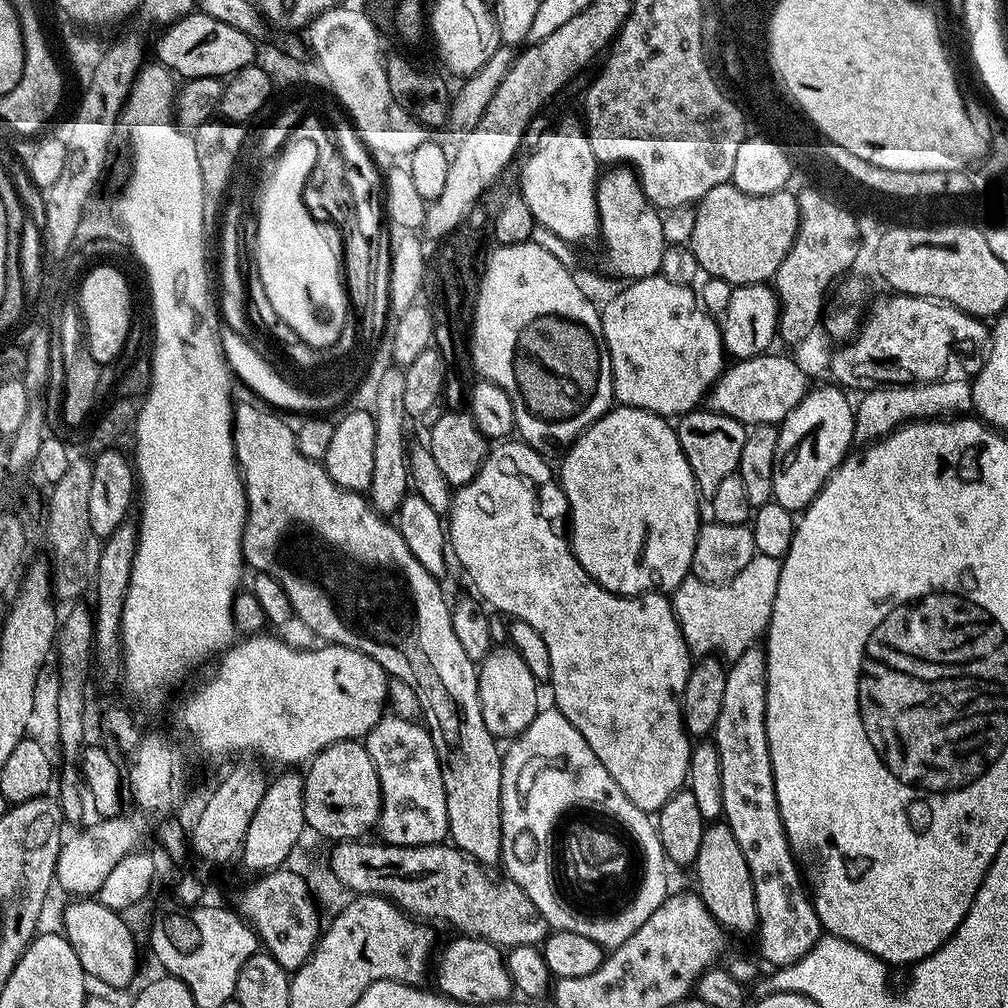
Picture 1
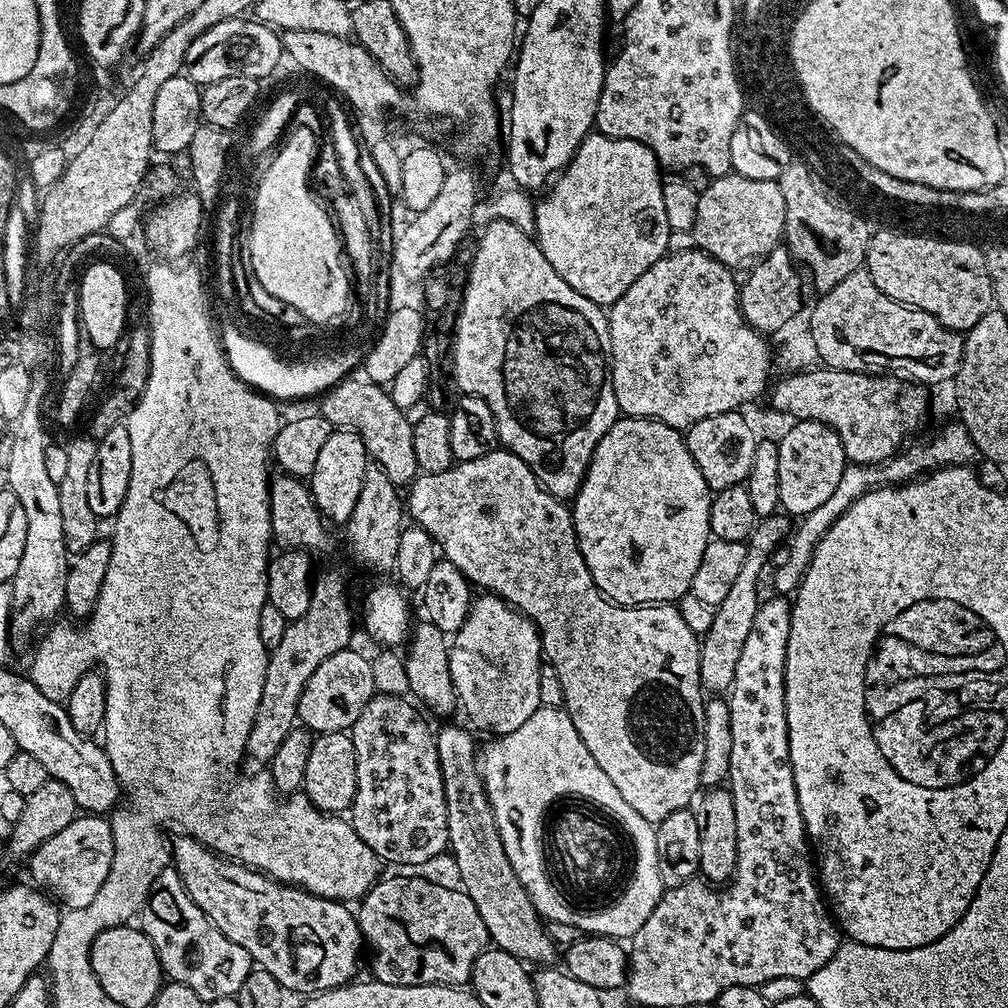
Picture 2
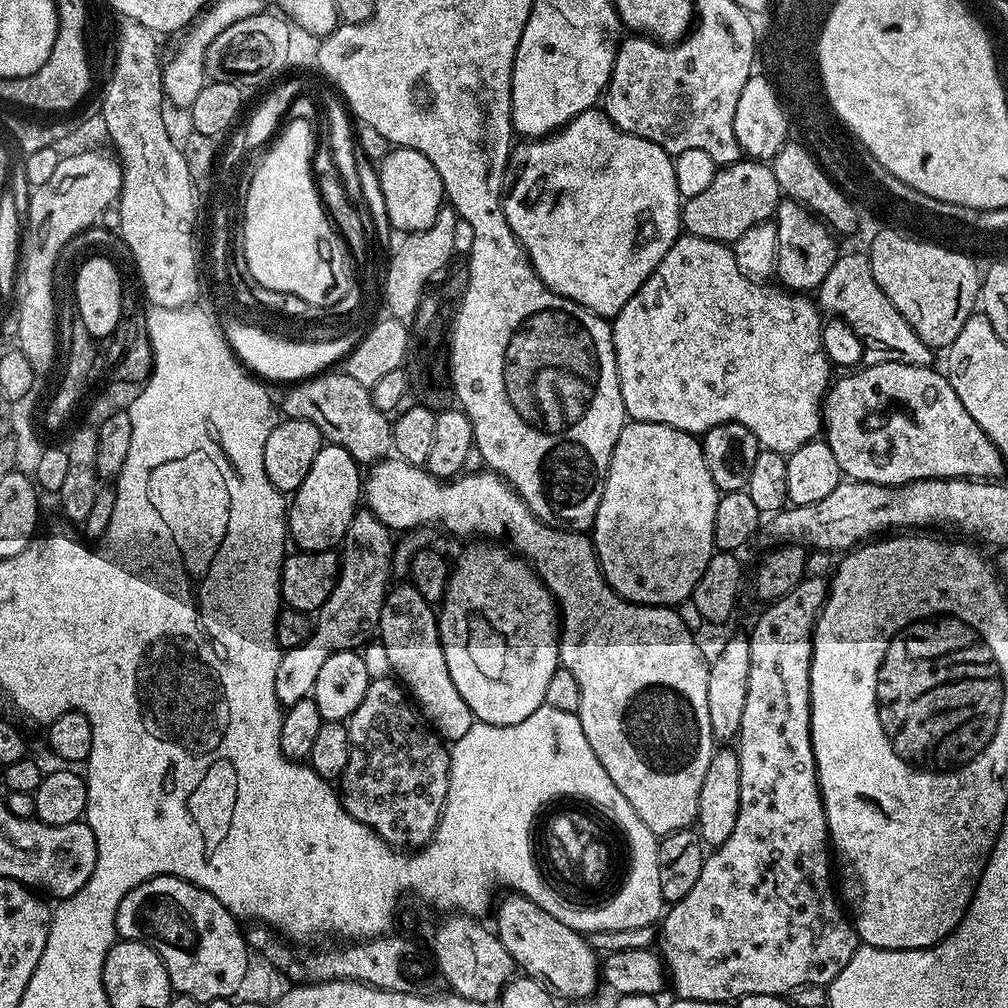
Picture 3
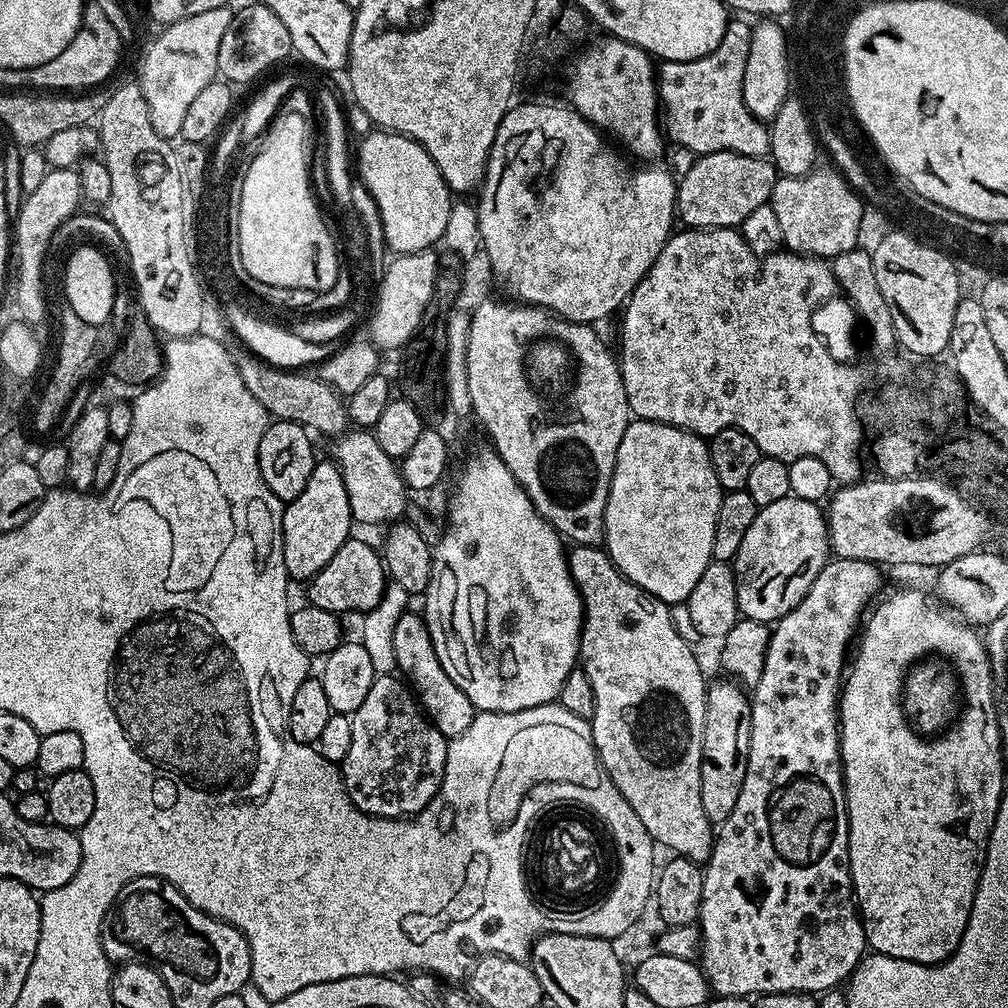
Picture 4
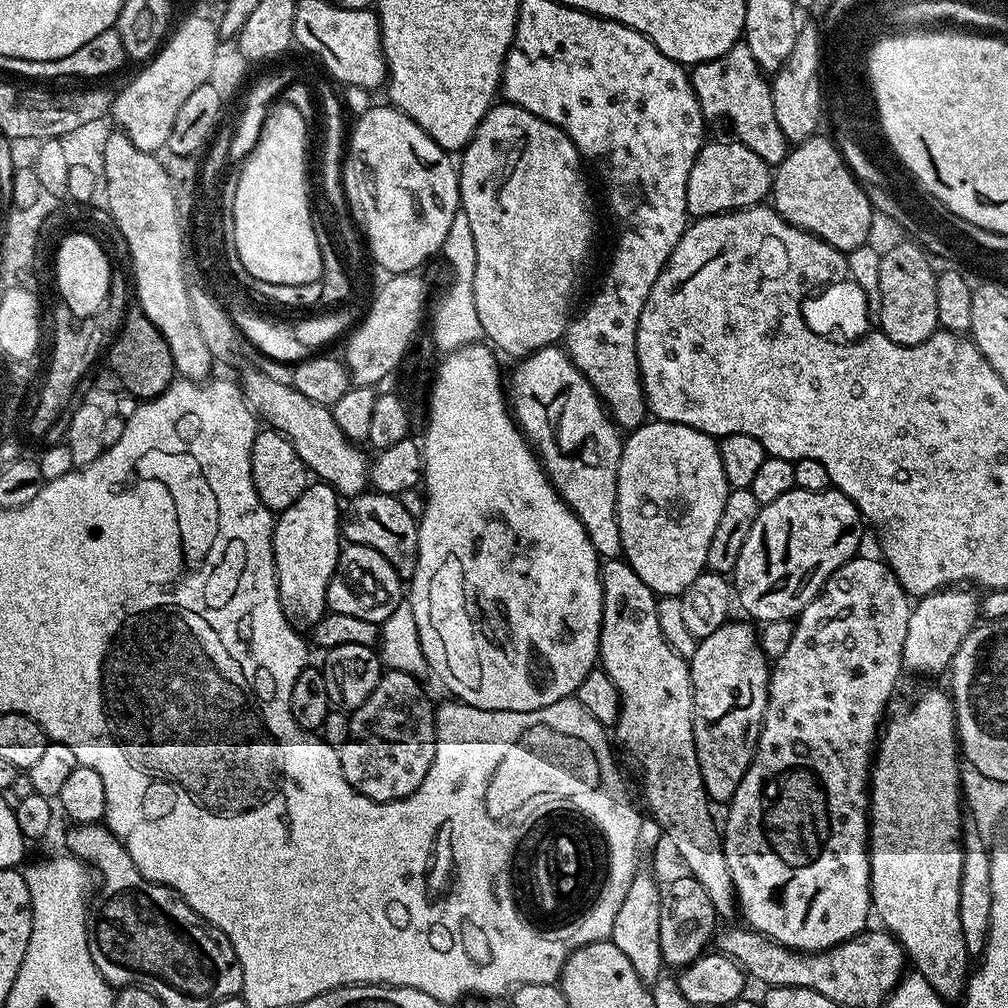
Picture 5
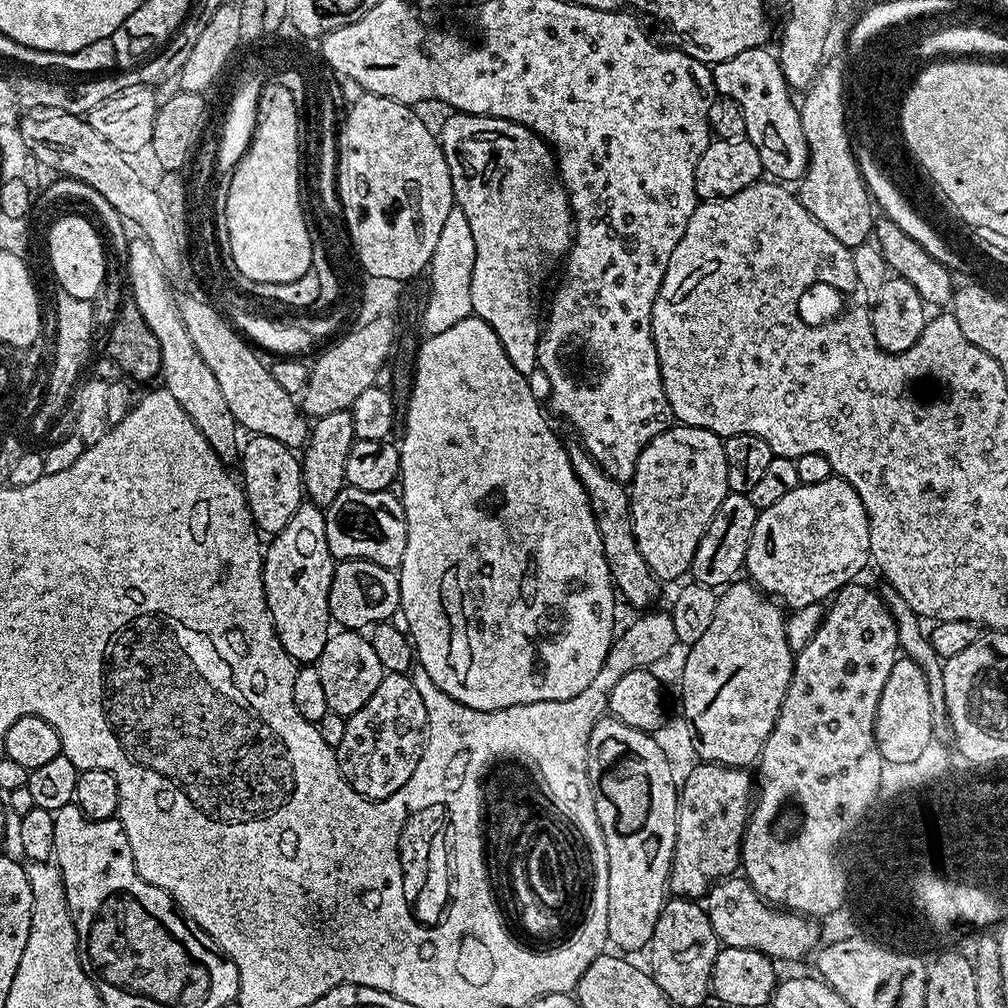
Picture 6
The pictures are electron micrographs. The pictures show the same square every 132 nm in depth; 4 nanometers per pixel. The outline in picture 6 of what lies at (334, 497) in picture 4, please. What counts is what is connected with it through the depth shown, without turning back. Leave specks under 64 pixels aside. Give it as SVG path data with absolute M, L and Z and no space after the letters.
M301 502L298 510L294 510L294 518L286 522L286 526L271 537L272 545L267 545L264 557L264 597L268 603L268 613L272 615L272 628L276 632L282 650L297 665L312 666L319 661L322 650L330 635L330 582L334 557L330 554L330 546L326 542L326 522L324 508L311 502Z

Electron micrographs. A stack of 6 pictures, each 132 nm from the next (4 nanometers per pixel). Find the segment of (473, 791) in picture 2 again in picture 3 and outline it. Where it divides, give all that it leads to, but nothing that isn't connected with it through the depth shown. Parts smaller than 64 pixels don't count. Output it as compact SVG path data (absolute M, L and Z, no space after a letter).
M508 894L504 901L497 903L494 931L502 946L512 955L512 961L523 975L532 976L546 986L557 998L565 996L568 1002L582 1000L593 995L598 984L598 956L587 944L581 933L574 931L560 916L546 914L542 906L530 902L530 898L519 894Z

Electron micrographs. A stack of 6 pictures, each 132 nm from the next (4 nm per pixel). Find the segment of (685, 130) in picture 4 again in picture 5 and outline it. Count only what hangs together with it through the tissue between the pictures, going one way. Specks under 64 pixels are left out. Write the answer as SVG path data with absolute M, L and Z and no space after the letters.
M743 42L736 44L718 58L695 65L691 69L690 79L700 108L709 121L716 120L719 116L725 116L732 123L733 130L736 131L735 139L739 143L745 144L750 150L754 150L754 154L758 154L758 158L762 158L769 166L780 164L788 157L790 145L782 134L781 128L778 127L778 118L774 118L774 102L769 77L760 69L758 62L754 62L754 54L750 54L750 50Z

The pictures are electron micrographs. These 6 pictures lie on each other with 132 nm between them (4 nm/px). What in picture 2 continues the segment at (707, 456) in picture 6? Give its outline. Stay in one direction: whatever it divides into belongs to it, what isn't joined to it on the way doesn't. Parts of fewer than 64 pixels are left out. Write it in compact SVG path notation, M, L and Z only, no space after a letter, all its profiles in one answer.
M618 418L614 422L614 426L610 426L610 430L606 430L606 434L602 434L602 442L598 442L598 446L594 450L588 473L584 475L582 486L570 504L580 553L594 582L600 587L600 591L609 600L625 606L671 604L679 602L683 596L689 595L694 582L694 574L698 571L698 566L702 562L702 553L705 552L710 539L708 527L710 526L710 506L713 495L712 489L706 486L706 478L702 478L702 470L698 470L698 462L694 462L694 458L690 454L687 439L682 435L681 429L671 428L657 420Z

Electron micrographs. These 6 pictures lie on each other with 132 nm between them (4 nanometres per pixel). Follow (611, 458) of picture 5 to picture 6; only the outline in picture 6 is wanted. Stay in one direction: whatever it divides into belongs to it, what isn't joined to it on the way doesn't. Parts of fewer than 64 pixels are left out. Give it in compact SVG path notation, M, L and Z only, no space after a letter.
M579 442L567 445L568 457L582 482L582 486L588 495L588 501L592 503L592 513L598 526L598 534L602 538L602 550L606 554L606 566L612 575L612 583L619 595L628 604L640 608L636 610L648 610L653 607L656 600L656 587L658 581L652 573L650 566L646 564L646 558L642 556L642 550L638 550L638 542L634 538L632 529L632 506L630 492L621 481L610 478L590 458L590 454Z

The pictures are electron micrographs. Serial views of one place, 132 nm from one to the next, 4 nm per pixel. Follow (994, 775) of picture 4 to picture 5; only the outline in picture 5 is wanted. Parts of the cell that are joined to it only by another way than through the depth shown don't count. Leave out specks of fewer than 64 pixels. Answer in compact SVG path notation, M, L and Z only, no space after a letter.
M928 688L905 712L900 712L892 721L883 725L878 747L870 769L870 827L868 830L868 865L870 866L870 890L872 891L871 911L881 920L883 927L896 938L896 943L904 949L905 957L915 971L941 996L949 1002L956 1002L964 995L970 975L970 957L966 942L963 941L962 925L959 921L959 887L962 886L964 849L961 845L962 835L962 793L960 774L962 771L962 753L958 743L956 730L956 707L952 705L952 697L940 688Z

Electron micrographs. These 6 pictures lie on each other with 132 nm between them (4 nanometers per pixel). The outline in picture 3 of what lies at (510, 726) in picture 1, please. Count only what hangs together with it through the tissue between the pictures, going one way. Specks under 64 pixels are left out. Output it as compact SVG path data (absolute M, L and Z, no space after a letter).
M476 542L473 548L468 548L460 556L460 561L455 561L454 567L451 569L448 577L448 585L444 591L444 599L440 601L438 605L438 619L440 621L440 641L442 642L442 650L446 654L446 666L450 666L450 678L454 678L454 686L458 686L458 694L462 694L462 698L466 698L466 706L470 706L473 717L481 724L493 724L494 726L510 726L511 724L517 724L522 722L522 718L530 718L530 714L534 714L534 710L545 707L544 699L546 698L546 686L550 683L550 678L554 675L554 670L561 667L560 662L560 629L562 627L560 623L560 613L558 611L558 605L556 599L550 594L548 587L540 581L540 577L532 571L531 567L517 553L509 550L507 547L499 548L499 543L496 542Z

